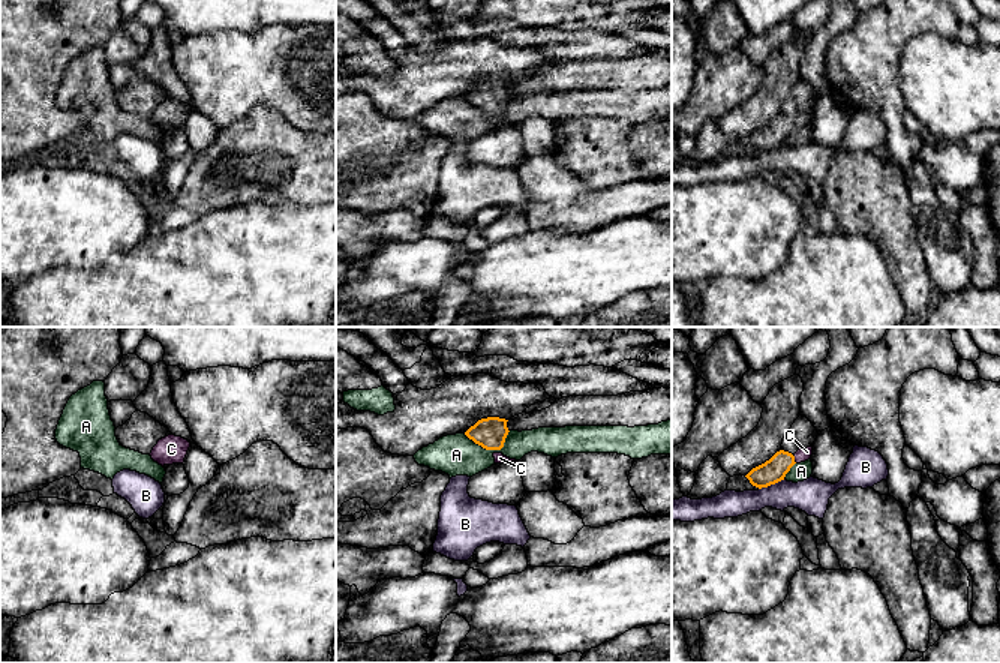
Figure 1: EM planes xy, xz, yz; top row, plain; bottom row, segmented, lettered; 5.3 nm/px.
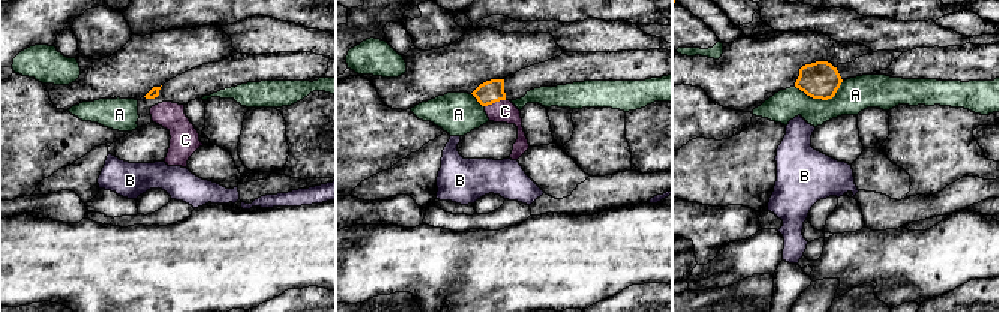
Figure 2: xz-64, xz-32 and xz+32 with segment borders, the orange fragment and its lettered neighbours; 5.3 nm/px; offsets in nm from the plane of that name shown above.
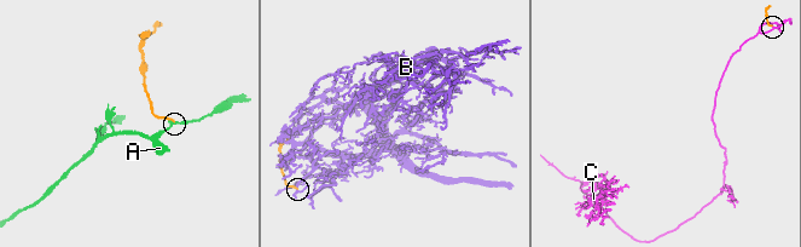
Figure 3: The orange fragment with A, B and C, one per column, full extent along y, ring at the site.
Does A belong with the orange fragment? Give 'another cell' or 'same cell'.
another cell

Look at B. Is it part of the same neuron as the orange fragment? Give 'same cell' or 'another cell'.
another cell

